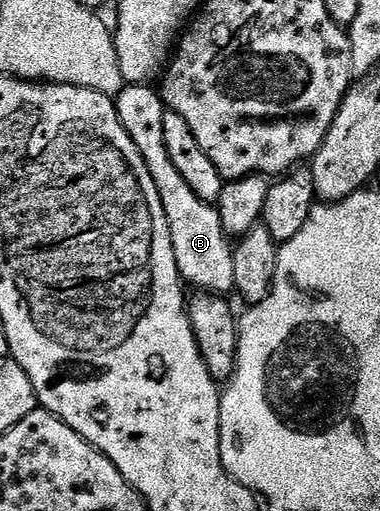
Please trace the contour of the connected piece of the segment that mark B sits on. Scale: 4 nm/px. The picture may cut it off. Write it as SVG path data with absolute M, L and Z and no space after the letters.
M151 84L124 85L123 91L115 98L115 107L125 132L129 132L133 144L137 144L137 152L141 152L145 160L145 168L149 168L149 176L153 176L153 184L157 184L161 208L165 208L165 220L169 224L173 256L177 260L180 279L188 287L196 286L194 289L199 292L230 295L235 288L233 280L235 252L232 239L221 224L218 209L212 203L201 200L189 188L189 184L185 184L181 172L173 168L173 160L169 160L169 151L165 149L164 131L167 110L160 91Z

